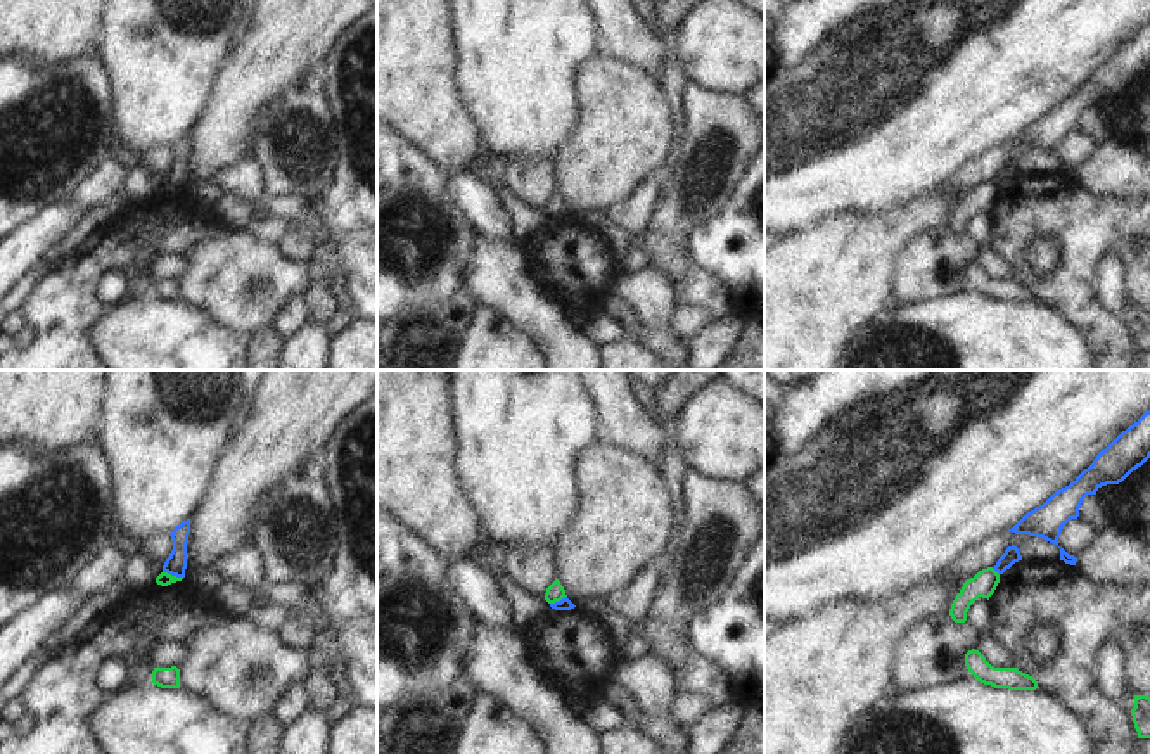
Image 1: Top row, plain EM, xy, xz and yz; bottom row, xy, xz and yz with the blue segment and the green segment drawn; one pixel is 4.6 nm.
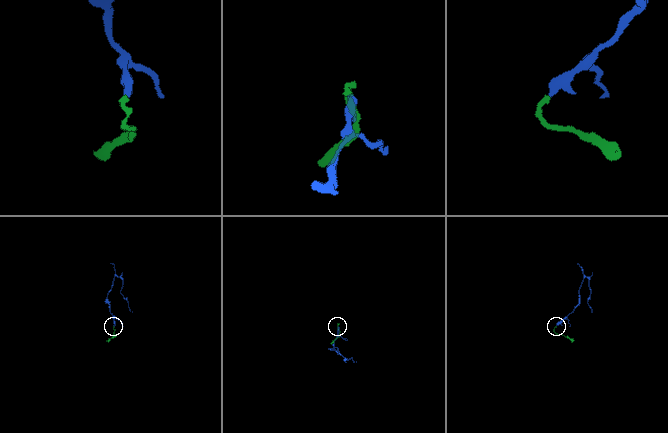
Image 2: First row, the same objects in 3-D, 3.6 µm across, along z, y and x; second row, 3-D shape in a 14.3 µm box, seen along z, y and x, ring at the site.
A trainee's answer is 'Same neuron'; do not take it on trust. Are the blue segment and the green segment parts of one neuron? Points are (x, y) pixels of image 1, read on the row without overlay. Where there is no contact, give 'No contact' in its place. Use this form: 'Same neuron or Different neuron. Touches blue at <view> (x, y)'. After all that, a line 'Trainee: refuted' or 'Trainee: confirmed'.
Different neuron. Touches blue at xy (173, 187)
Trainee: refuted

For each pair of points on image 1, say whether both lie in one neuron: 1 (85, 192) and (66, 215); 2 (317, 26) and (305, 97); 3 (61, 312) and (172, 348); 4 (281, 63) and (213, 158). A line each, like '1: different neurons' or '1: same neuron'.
1: different neurons
2: different neurons
3: different neurons
4: same neuron

